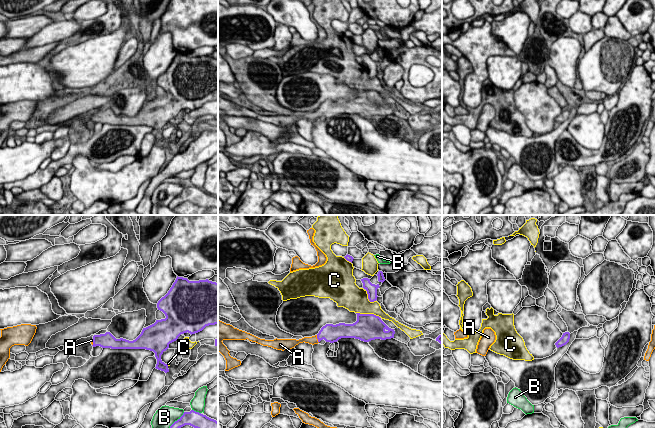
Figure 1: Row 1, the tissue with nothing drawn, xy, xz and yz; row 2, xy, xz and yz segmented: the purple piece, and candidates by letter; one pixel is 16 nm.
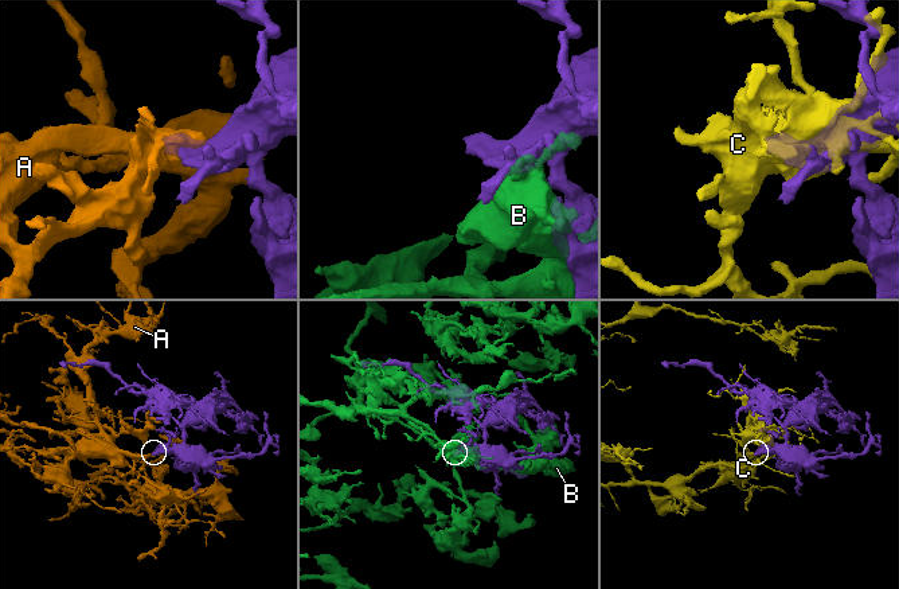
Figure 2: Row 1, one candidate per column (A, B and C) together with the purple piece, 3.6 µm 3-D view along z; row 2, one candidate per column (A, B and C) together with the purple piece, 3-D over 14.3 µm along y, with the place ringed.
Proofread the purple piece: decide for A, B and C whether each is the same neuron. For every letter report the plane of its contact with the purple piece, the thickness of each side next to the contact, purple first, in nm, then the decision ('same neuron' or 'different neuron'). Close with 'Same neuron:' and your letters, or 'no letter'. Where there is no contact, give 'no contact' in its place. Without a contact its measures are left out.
A: meets purple in xz; 300 nm thick on the purple side, 130 nm on the other; same neuron
B: meets purple in xy; 220 nm thick on the purple side, 320 nm on the other; different neuron
C: meets purple in xz; 420 nm thick on the purple side, 340 nm on the other; different neuron
Same neuron: A

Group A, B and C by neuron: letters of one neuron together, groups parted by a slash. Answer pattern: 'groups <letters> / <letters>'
groups A / B / C

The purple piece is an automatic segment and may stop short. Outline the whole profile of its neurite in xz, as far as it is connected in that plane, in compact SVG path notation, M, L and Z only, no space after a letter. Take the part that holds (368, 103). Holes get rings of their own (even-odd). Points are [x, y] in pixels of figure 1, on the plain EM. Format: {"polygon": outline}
{"polygon": "M357 90L357 97L353 100L339 99L336 101L326 100L321 104L319 109L312 113L304 113L302 115L260 115L250 109L234 104L230 100L226 100L218 96L218 127L226 136L226 145L229 147L241 141L241 137L233 134L229 130L229 126L223 120L223 116L246 116L256 118L263 122L272 123L277 126L290 126L299 119L318 120L321 116L334 119L341 114L355 114L364 118L375 115L391 115L394 114L394 105L389 104L379 92L374 90Z"}

